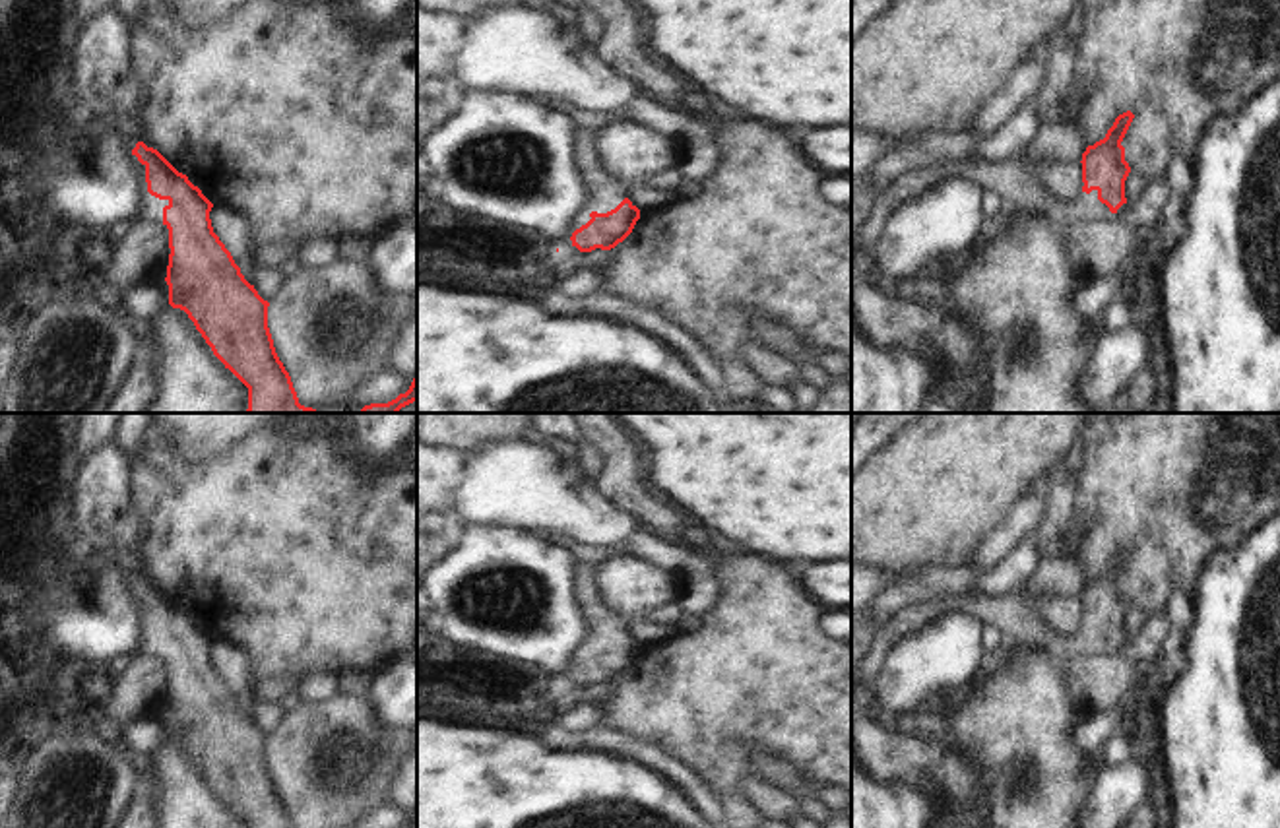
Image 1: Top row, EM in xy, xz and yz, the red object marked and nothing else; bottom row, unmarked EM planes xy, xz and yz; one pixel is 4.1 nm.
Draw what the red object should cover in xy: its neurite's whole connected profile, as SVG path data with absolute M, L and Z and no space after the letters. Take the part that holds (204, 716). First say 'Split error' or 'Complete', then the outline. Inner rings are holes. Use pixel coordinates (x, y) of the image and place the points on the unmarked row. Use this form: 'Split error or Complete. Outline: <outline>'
Split error. Outline: M128 572L126 582L144 607L140 655L155 655L169 663L171 688L165 712L169 739L188 748L213 789L248 822L248 828L297 828L268 762L270 737L244 714L231 686L213 667L209 653L213 638L157 584L136 572Z

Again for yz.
Split error. Outline: M1119 549L1105 572L1082 588L1082 626L1076 634L1057 634L1018 595L944 595L925 605L910 605L875 634L869 652L851 665L851 683L871 688L888 652L908 632L923 628L944 613L964 613L1001 630L1005 640L1045 652L1065 663L1078 655L1117 655L1127 642L1125 615L1131 607L1121 580L1135 549Z

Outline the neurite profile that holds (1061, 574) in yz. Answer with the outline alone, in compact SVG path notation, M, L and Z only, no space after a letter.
M1057 555L1053 558L1040 558L1040 564L1030 578L1038 591L1082 595L1088 578L1082 566L1071 555Z

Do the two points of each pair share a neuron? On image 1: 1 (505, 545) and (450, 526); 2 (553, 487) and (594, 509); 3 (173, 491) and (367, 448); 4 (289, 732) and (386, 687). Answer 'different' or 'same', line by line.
1: different
2: same
3: different
4: different

